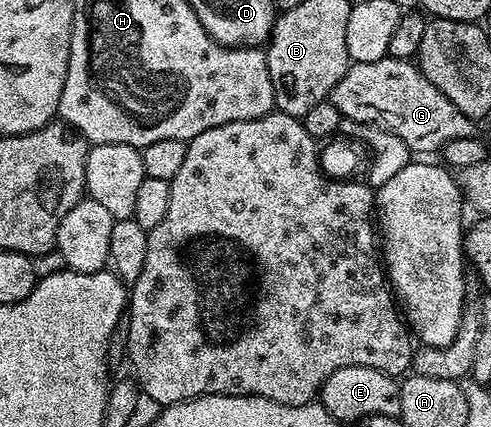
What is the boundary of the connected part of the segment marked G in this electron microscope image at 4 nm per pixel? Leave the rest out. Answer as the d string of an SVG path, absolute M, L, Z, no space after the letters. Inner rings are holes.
M389 56L371 62L355 62L346 75L336 84L329 101L340 108L343 118L360 124L372 124L384 128L384 132L396 132L404 144L418 156L434 156L452 140L475 137L475 119L469 118L427 80L413 61Z

